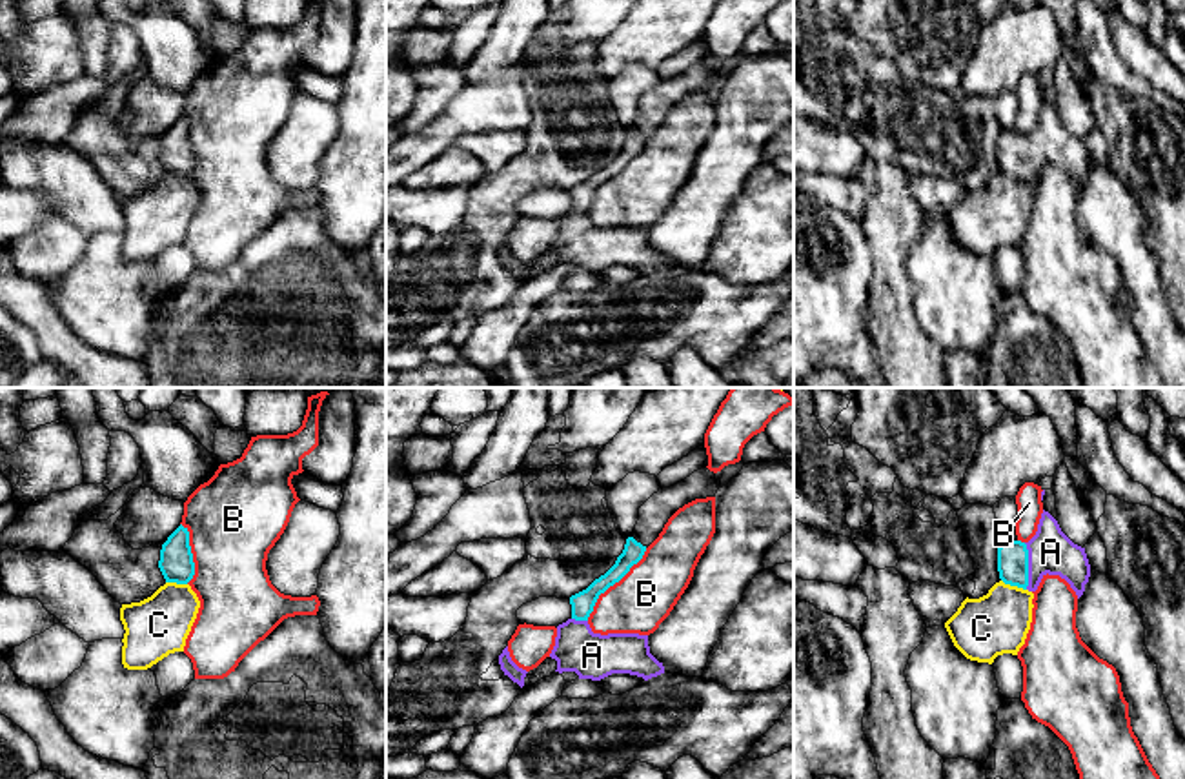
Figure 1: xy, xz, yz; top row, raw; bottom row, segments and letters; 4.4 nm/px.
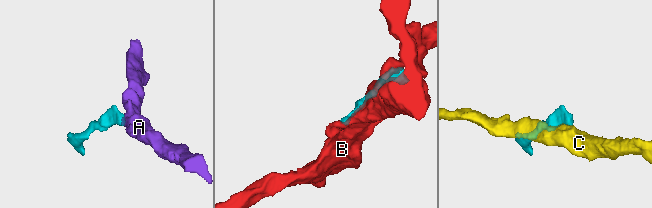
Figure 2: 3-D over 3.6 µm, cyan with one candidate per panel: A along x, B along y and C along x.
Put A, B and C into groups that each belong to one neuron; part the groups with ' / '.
A / B / C

